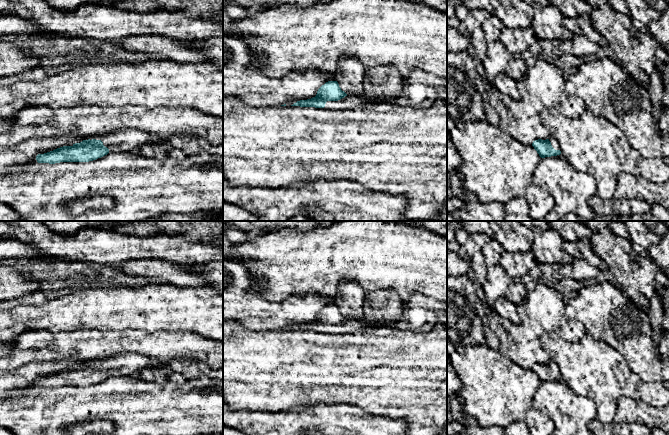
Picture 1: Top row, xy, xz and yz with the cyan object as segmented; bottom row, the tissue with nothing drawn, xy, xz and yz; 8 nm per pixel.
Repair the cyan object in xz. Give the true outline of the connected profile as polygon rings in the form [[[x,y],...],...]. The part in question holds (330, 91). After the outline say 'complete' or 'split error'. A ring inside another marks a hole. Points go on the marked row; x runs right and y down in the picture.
[[[328,81],[322,85],[315,97],[293,101],[286,106],[315,107],[331,110],[346,110],[364,107],[368,104],[365,96],[350,96],[341,90],[337,81]]]; split error

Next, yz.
[[[551,135],[546,140],[538,139],[533,141],[532,146],[541,158],[557,156],[561,154],[557,139]]]; split error

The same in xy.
[[[137,129],[116,131],[104,136],[91,137],[82,142],[69,144],[53,151],[38,154],[38,163],[89,162],[107,155],[109,152],[136,152],[147,143],[155,143],[147,132]]]; split error

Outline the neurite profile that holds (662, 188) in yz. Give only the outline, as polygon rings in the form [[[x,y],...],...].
[[[629,173],[620,174],[617,179],[613,199],[642,199],[651,206],[659,204],[669,210],[669,179],[663,183],[653,183],[641,176]]]

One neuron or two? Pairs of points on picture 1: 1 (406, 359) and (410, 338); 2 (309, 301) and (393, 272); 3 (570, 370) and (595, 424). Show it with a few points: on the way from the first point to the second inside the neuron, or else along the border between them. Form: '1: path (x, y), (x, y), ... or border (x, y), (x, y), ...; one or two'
1: path (410, 354), (410, 343); one
2: border (299, 294), (317, 293), (325, 296), (330, 301); two
3: border (596, 417), (601, 422), (609, 424); two

